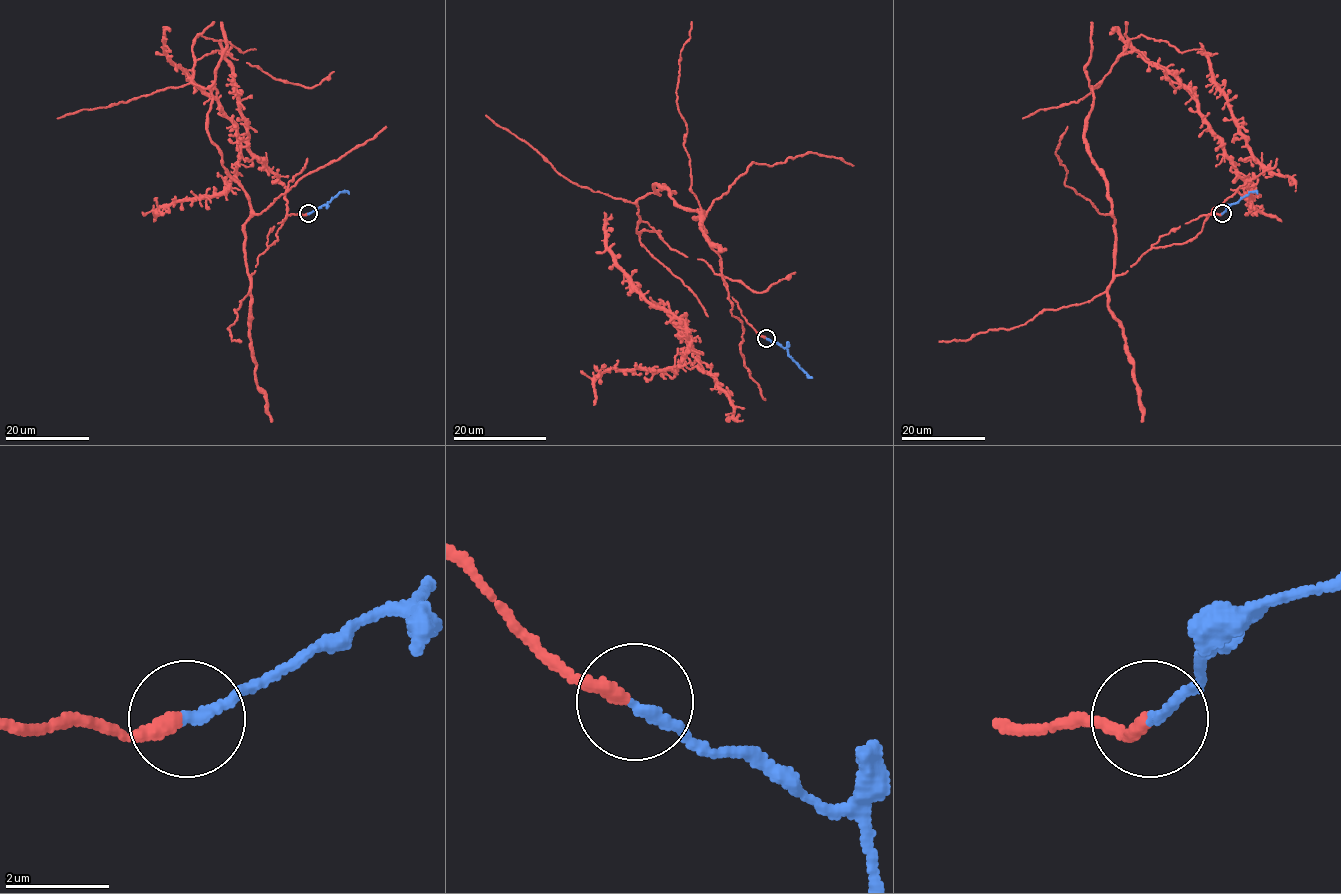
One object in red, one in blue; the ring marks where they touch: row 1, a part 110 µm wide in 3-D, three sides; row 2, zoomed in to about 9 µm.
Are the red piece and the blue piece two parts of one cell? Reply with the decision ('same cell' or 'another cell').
same cell

